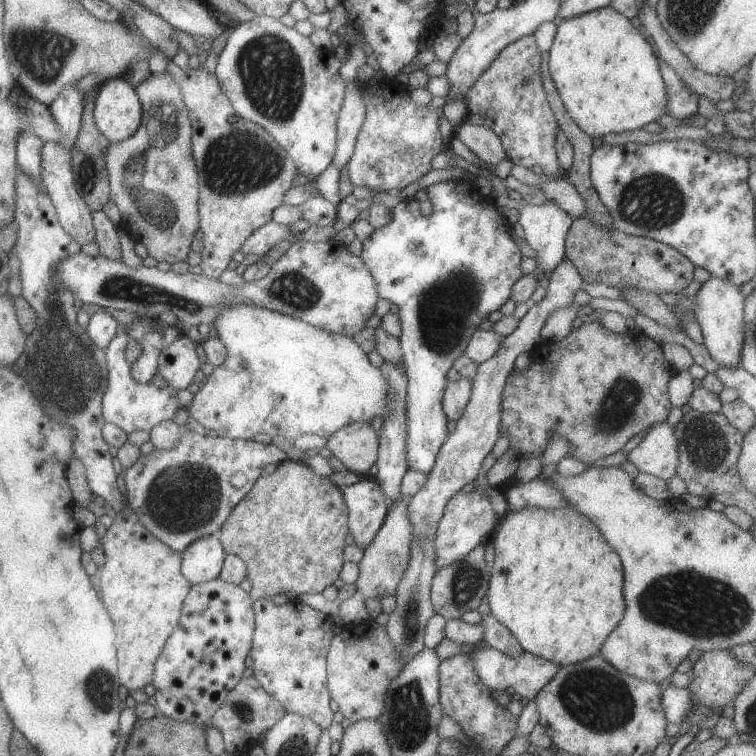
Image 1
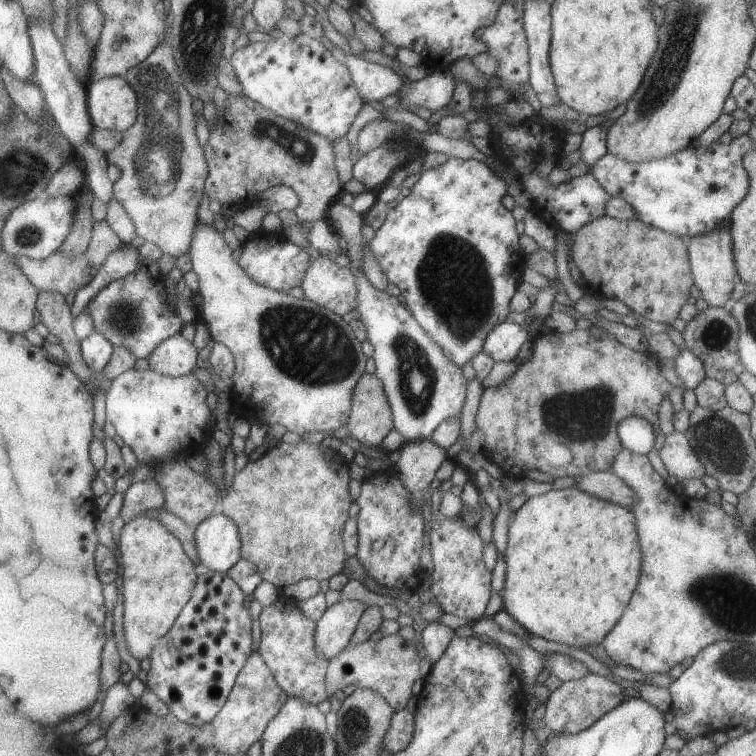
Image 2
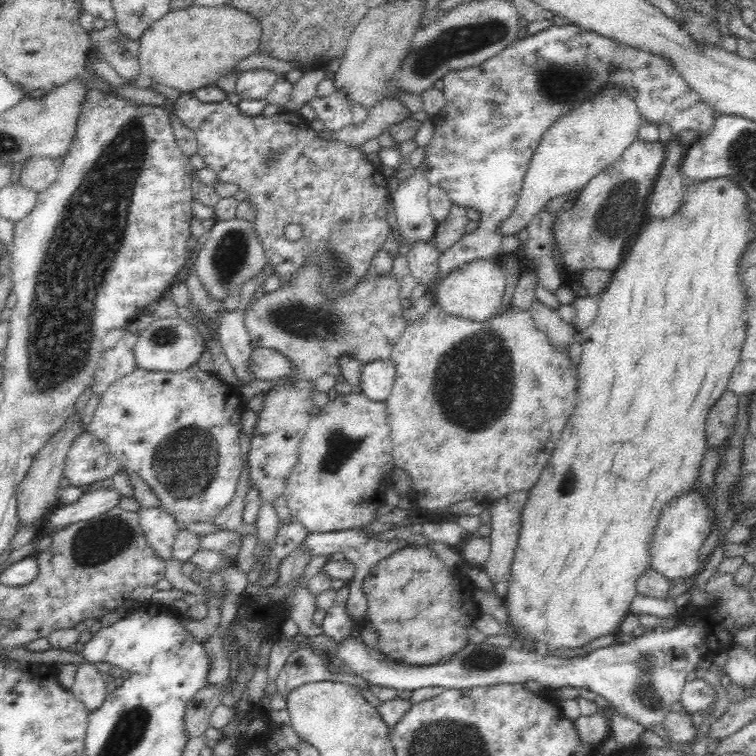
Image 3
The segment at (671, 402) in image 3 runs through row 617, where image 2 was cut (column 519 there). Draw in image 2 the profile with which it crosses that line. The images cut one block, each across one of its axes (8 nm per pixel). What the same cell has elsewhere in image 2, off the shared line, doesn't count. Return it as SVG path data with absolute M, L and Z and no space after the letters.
M576 486L551 489L545 494L530 496L513 512L507 531L507 548L505 549L504 562L506 564L506 573L503 590L500 594L502 597L501 609L507 612L531 637L539 637L543 638L543 640L575 648L599 644L619 620L621 613L631 598L631 594L633 594L633 588L635 588L637 580L639 580L641 552L639 552L639 546L637 546L637 530L635 530L633 514L631 514L630 508L607 502L607 500L601 500L601 498L595 498L595 496L579 490Z

